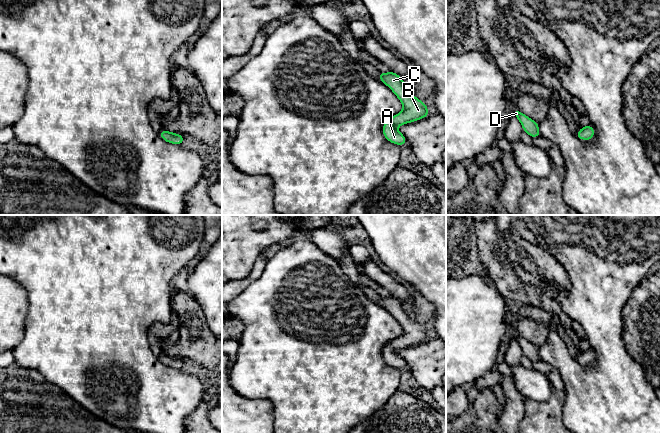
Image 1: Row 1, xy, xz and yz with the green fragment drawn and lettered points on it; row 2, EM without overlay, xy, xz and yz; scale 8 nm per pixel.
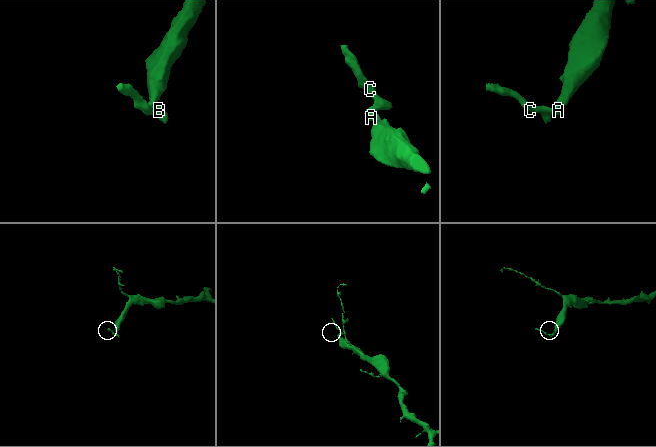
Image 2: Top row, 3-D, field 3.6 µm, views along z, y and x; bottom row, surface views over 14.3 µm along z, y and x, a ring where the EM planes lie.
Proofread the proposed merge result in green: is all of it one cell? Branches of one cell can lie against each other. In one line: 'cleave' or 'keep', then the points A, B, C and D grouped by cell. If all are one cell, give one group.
keep | A B C D

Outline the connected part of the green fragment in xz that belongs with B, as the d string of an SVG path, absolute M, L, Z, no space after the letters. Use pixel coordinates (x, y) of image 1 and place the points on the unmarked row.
M392 295L379 296L379 303L393 315L403 329L400 337L385 346L383 359L390 367L404 369L407 367L406 362L397 351L427 341L429 339L427 329L409 316L406 307L398 298Z

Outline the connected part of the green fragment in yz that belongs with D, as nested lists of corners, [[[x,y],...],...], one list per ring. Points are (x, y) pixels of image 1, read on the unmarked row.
[[[517,332],[514,334],[514,340],[517,341],[520,345],[523,351],[523,355],[530,359],[532,362],[541,360],[537,346],[521,337]]]

